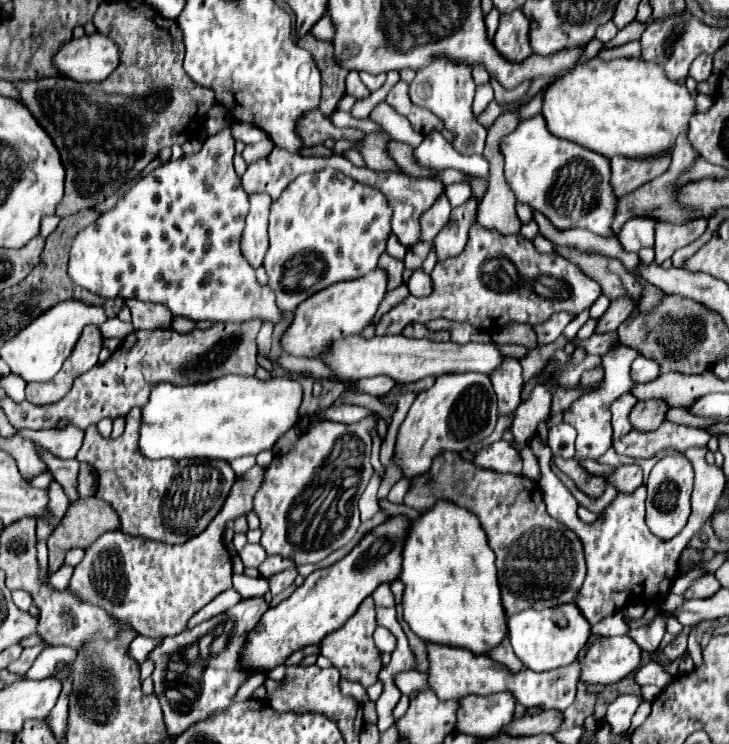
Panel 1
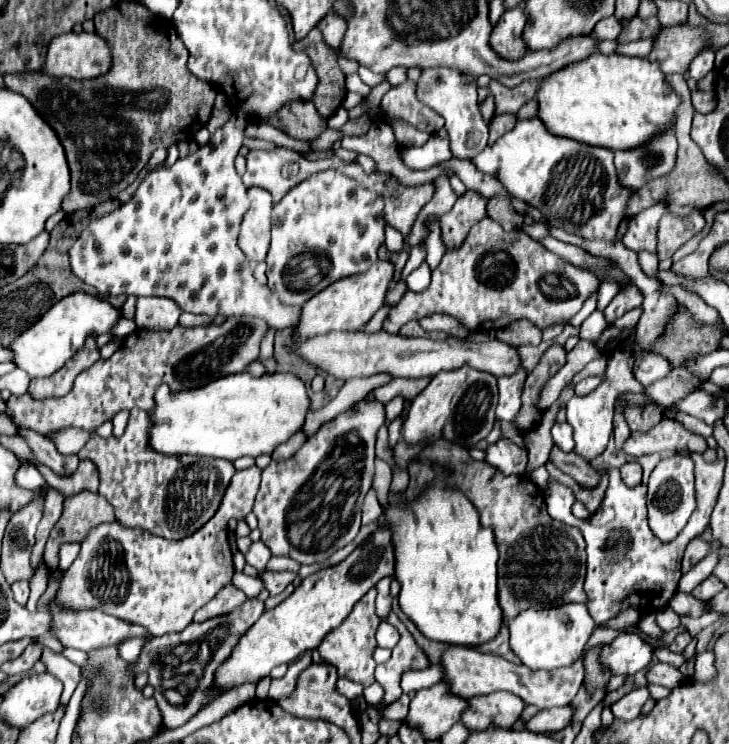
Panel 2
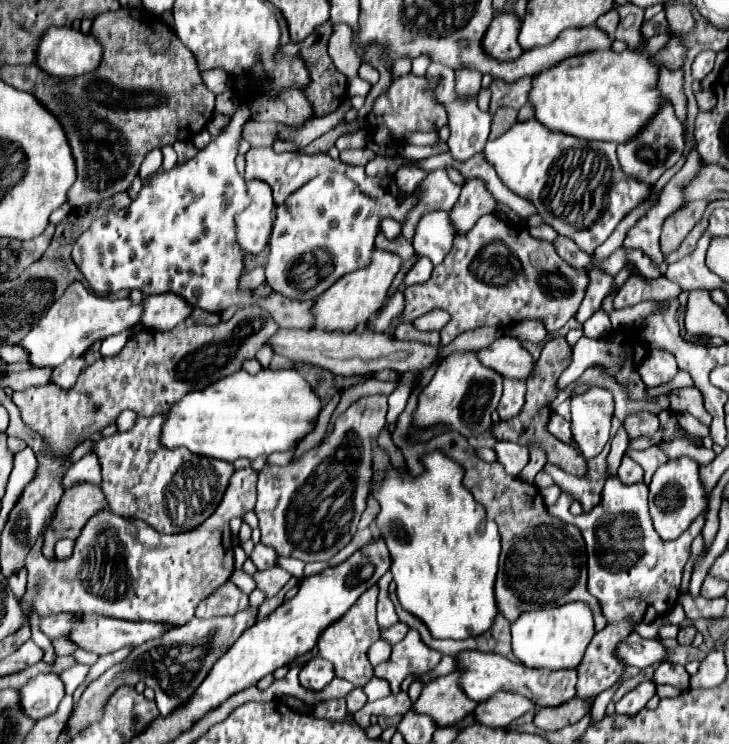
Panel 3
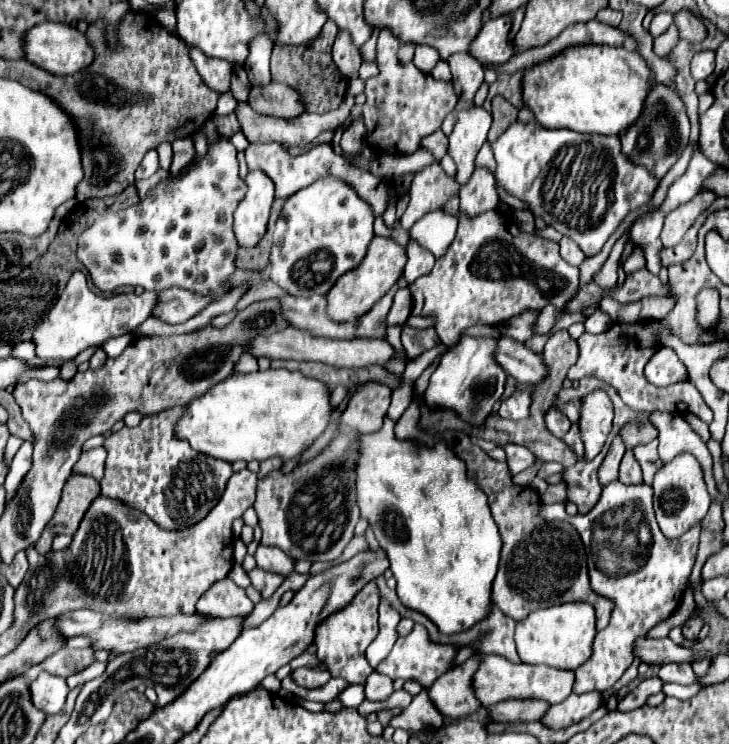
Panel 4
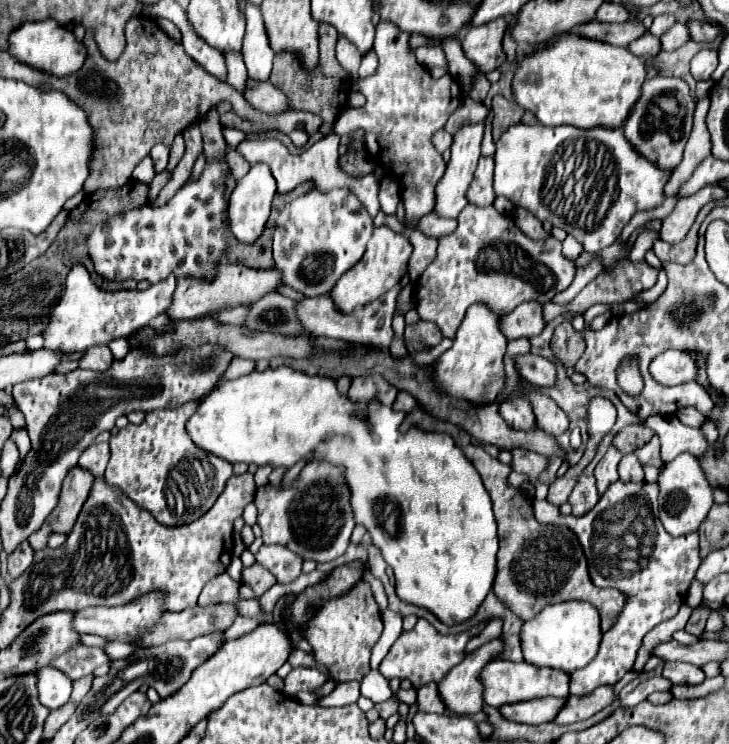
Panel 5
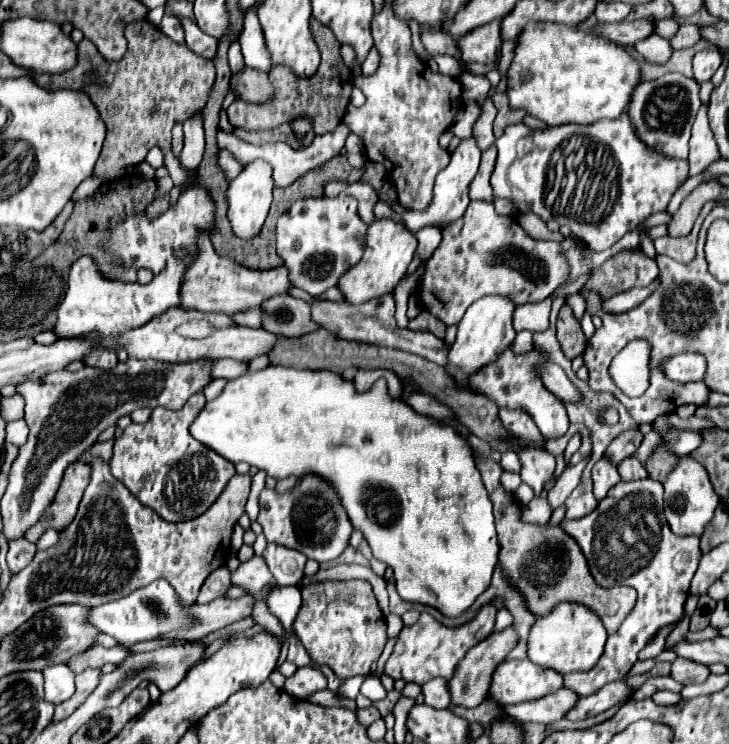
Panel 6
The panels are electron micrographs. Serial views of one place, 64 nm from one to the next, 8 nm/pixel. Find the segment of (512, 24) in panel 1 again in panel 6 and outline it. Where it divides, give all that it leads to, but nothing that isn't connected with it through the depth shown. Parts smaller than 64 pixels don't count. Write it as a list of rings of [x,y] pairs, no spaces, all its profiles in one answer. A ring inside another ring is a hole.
[[[500,20],[492,24],[484,24],[484,28],[476,28],[476,32],[468,32],[458,40],[458,50],[466,72],[484,76],[494,70],[498,64],[500,52]]]

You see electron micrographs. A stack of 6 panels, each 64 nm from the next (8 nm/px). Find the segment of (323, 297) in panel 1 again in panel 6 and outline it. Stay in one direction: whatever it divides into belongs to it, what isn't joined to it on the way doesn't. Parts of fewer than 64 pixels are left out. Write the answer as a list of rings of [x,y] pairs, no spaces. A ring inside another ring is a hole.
[[[386,218],[374,220],[364,238],[362,260],[356,266],[352,266],[348,272],[344,272],[344,276],[340,278],[338,288],[346,296],[346,302],[362,304],[370,298],[390,294],[396,288],[396,284],[404,278],[404,274],[416,254],[416,248],[418,248],[418,240],[406,228],[406,224],[402,220],[400,222],[386,220]]]

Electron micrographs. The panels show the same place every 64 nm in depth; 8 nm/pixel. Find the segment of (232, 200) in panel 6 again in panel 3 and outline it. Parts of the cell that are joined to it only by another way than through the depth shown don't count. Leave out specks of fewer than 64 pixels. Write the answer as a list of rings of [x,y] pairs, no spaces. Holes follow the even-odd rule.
[[[248,180],[250,204],[236,216],[236,236],[244,252],[260,254],[272,230],[272,188],[264,180]]]

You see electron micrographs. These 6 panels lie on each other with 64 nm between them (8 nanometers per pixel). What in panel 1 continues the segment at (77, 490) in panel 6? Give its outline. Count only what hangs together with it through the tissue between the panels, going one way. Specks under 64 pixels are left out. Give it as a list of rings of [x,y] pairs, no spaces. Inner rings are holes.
[[[88,496],[88,498],[80,498],[76,502],[70,502],[64,518],[60,520],[60,524],[54,528],[54,532],[48,538],[50,572],[56,572],[64,564],[66,550],[88,548],[88,544],[92,544],[92,540],[96,540],[96,536],[100,536],[100,532],[108,532],[112,528],[120,528],[120,520],[118,520],[116,512],[112,510],[112,506],[106,504],[104,500],[100,500],[96,496]]]

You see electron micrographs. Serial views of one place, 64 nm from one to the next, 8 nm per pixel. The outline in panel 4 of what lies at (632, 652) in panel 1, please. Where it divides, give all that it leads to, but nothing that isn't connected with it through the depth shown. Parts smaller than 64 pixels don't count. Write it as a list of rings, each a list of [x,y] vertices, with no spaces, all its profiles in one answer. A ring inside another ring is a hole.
[[[640,638],[636,642],[636,656],[640,656],[640,660],[648,664],[666,664],[666,662],[692,664],[698,658],[698,654],[692,648],[674,644],[670,638],[662,638],[662,640]]]

